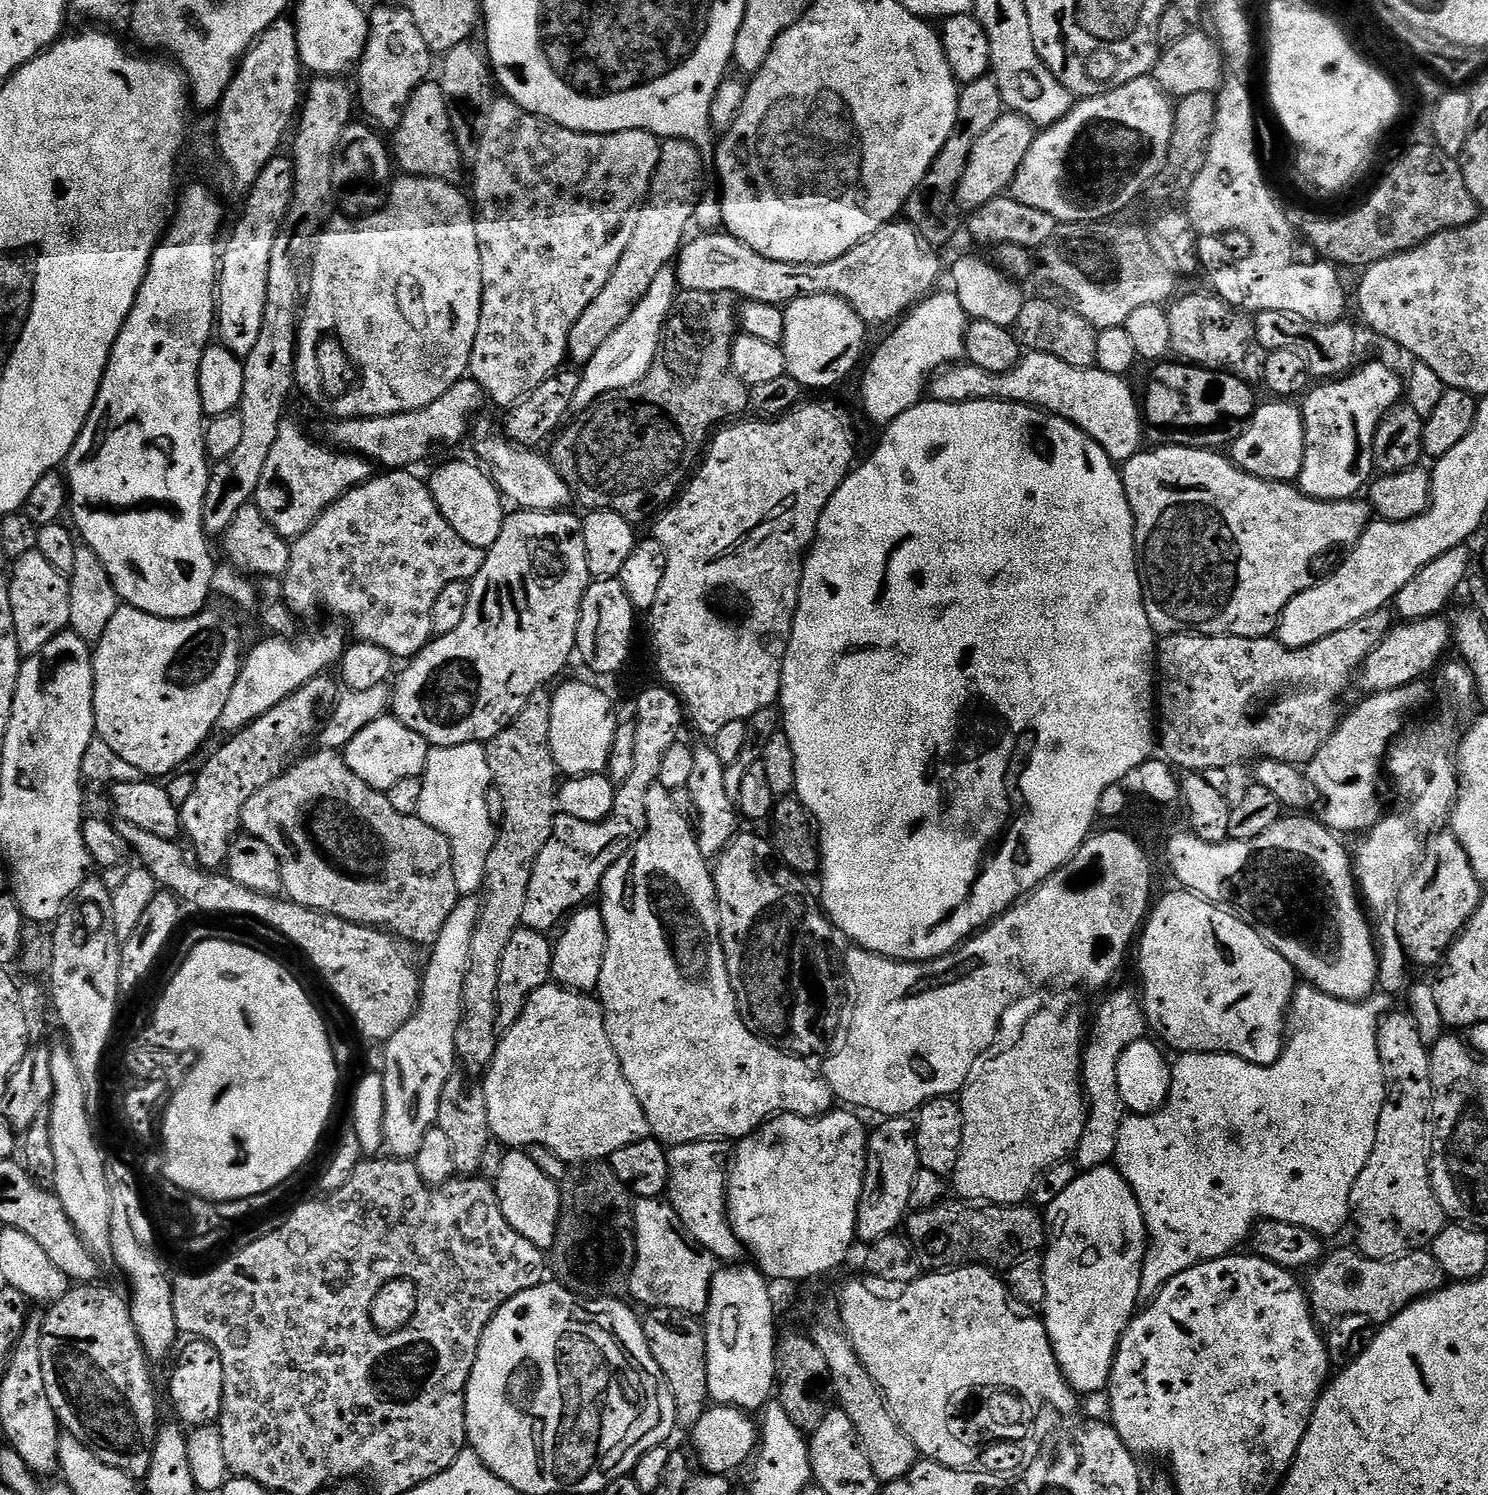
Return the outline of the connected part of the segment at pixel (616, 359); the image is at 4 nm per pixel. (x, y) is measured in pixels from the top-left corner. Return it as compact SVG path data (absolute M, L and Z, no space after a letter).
M675 271L660 272L651 283L650 290L646 290L646 294L638 302L638 306L634 306L630 318L626 318L626 322L622 322L622 326L618 326L618 330L614 330L614 334L606 338L606 342L598 349L598 354L594 354L594 358L590 358L590 362L583 365L578 390L574 390L572 399L573 413L585 412L598 398L611 392L626 390L646 378L656 351L660 349L660 336L664 332L664 324L669 314L672 313L672 304L677 295Z

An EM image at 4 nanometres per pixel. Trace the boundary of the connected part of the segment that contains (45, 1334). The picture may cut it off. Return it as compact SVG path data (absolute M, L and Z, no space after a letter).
M72 1286L62 1299L43 1313L40 1326L40 1353L42 1354L42 1382L46 1382L46 1398L54 1406L61 1429L78 1438L106 1466L114 1466L127 1476L143 1478L150 1470L152 1447L156 1441L156 1388L152 1385L150 1361L144 1355L134 1330L129 1301L115 1296L108 1288Z

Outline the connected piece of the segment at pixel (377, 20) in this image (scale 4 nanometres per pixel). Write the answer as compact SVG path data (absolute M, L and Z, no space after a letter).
M380 4L368 16L368 41L360 56L360 92L358 88L358 108L369 116L377 129L395 130L402 122L406 102L410 94L418 90L420 84L429 79L434 72L434 54L422 39L418 25L414 23L411 7L391 8Z

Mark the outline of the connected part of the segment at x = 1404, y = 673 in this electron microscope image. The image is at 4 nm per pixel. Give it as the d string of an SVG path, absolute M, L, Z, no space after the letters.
M1443 615L1397 623L1360 665L1358 684L1368 694L1406 688L1409 684L1423 681L1423 676L1445 659L1443 656L1447 648L1450 648L1450 624Z

